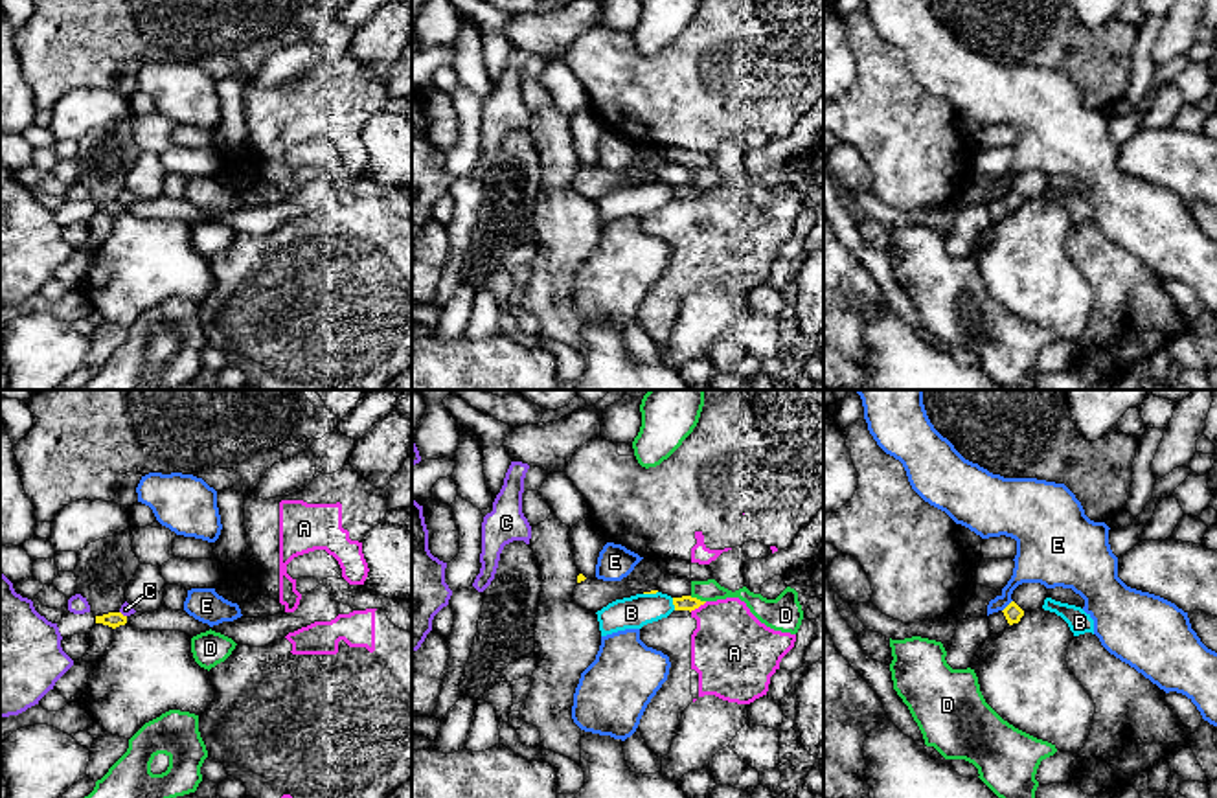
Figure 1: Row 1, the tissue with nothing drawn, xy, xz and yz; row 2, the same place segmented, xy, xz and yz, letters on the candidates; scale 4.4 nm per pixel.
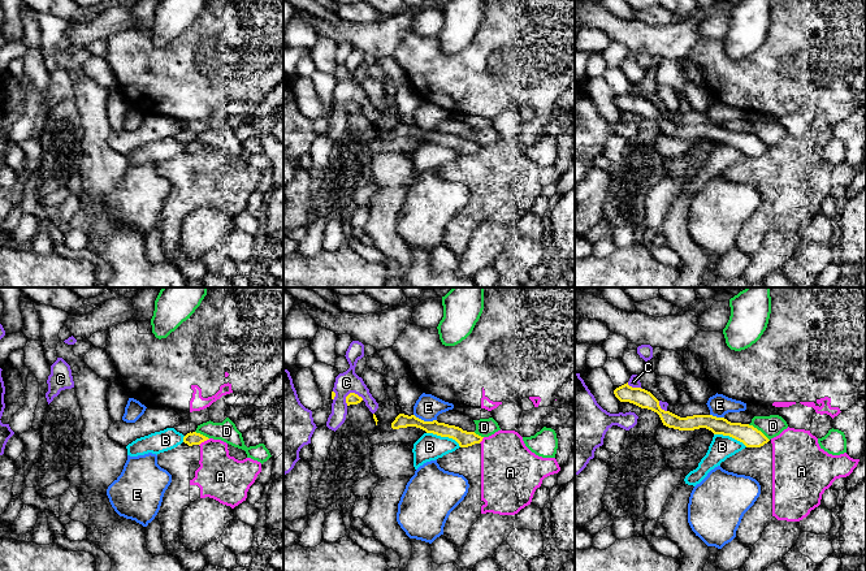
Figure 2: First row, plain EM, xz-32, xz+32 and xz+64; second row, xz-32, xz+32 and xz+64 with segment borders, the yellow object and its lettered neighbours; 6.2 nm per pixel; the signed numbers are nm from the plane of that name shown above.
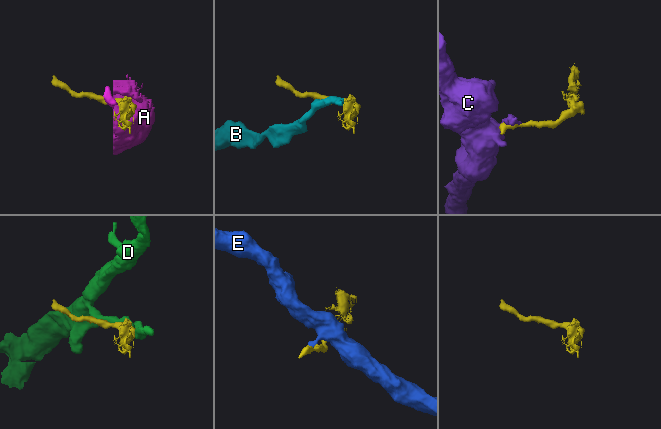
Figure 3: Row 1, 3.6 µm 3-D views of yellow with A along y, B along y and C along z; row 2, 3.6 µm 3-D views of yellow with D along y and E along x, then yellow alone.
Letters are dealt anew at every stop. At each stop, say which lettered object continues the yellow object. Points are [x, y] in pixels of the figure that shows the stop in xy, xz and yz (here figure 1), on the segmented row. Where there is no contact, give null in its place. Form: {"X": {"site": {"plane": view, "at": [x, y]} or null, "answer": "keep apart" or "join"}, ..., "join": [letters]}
{"A": {"site": {"plane": "xz", "at": [697, 607]}, "answer": "keep apart"}, "B": {"site": {"plane": "xz", "at": [673, 604]}, "answer": "keep apart"}, "C": {"site": {"plane": "xy", "at": [122, 615]}, "answer": "keep apart"}, "D": {"site": {"plane": "xz", "at": [695, 598]}, "answer": "keep apart"}, "E": {"site": {"plane": "yz", "at": [1008, 605]}, "answer": "keep apart"}, "join": []}

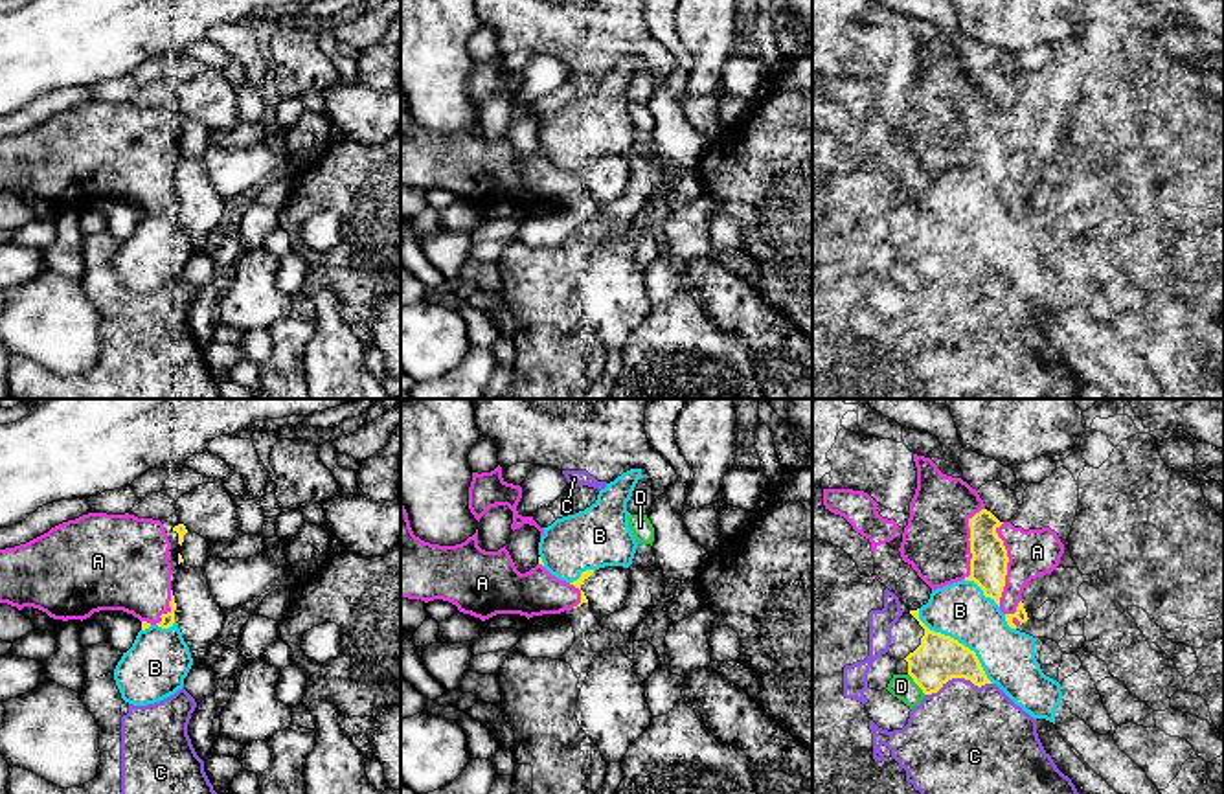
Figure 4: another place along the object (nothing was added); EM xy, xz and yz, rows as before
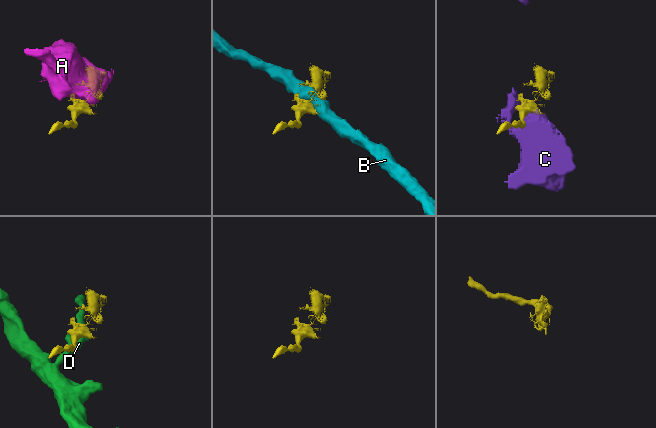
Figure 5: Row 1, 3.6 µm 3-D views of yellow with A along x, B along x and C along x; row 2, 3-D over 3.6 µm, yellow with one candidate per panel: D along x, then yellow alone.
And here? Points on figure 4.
{"A": {"site": {"plane": "yz", "at": [1006, 565]}, "answer": "join"}, "B": {"site": {"plane": "yz", "at": [956, 640]}, "answer": "keep apart"}, "C": {"site": {"plane": "yz", "at": [958, 677]}, "answer": "keep apart"}, "D": {"site": {"plane": "yz", "at": [916, 682]}, "answer": "keep apart"}, "join": ["A"]}

